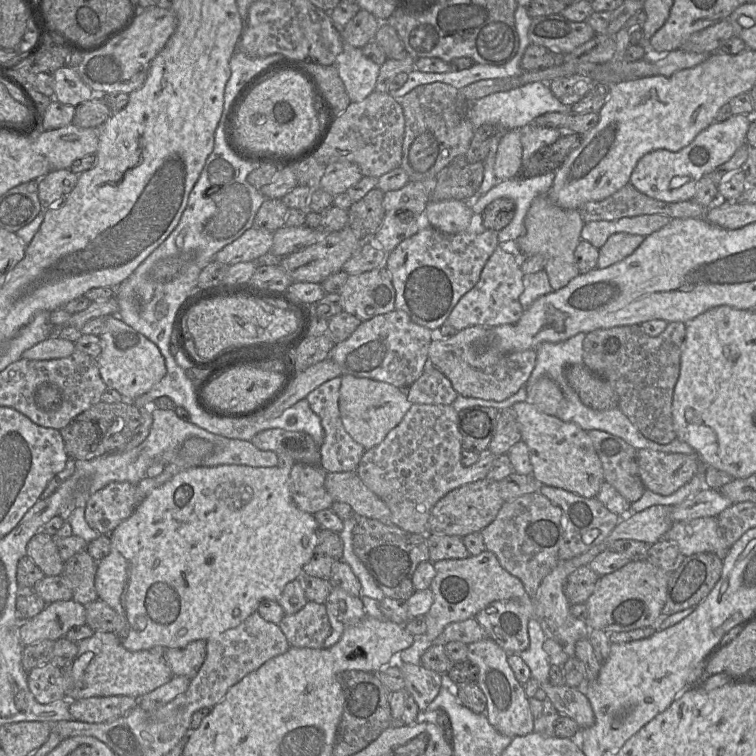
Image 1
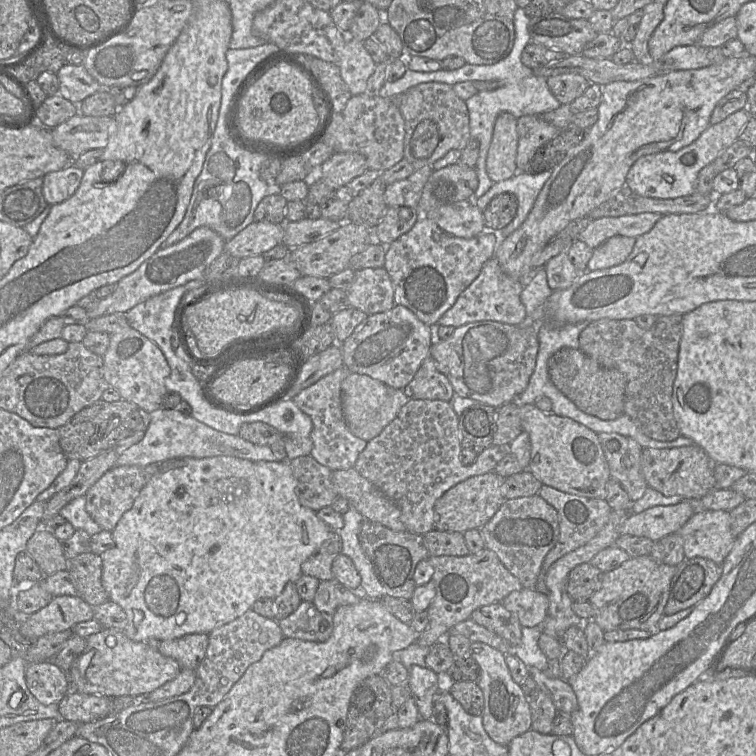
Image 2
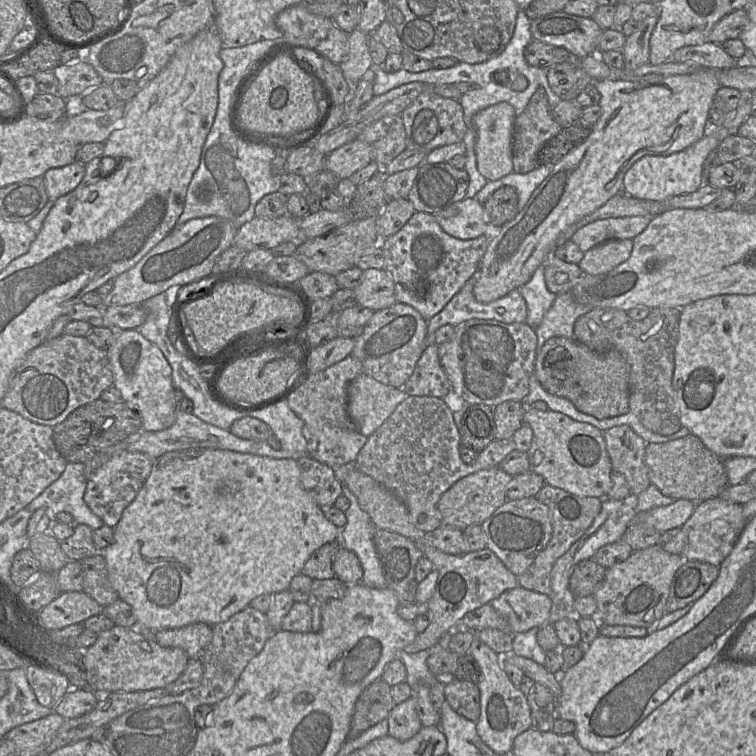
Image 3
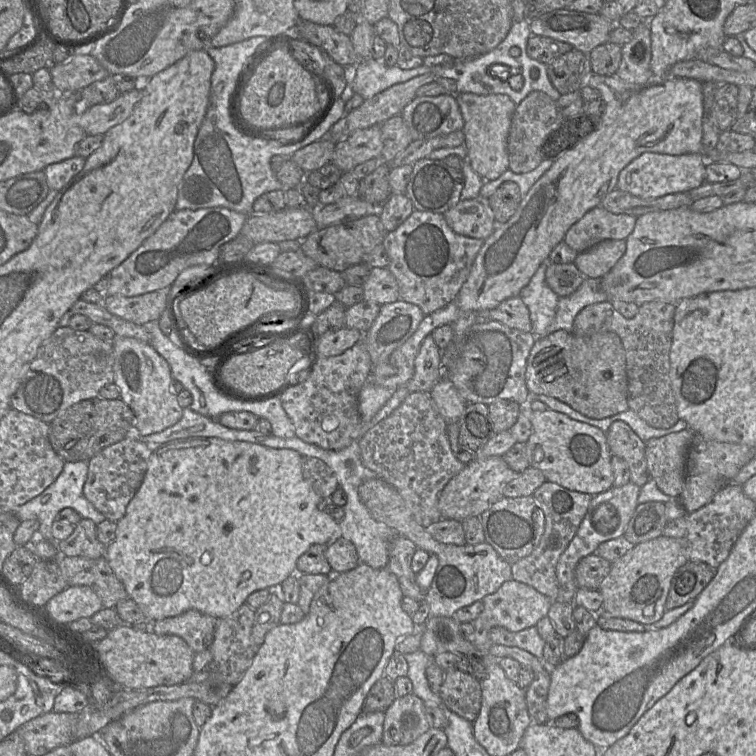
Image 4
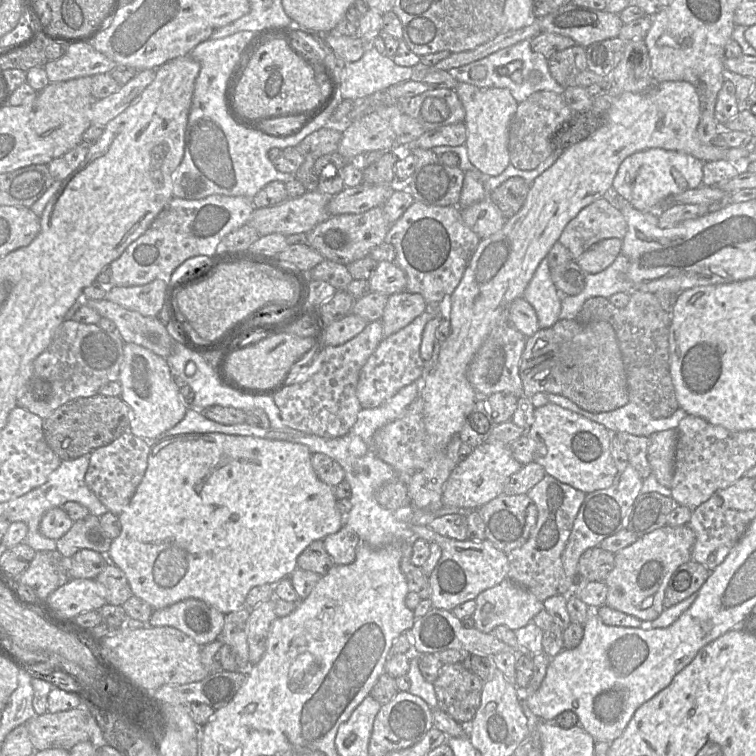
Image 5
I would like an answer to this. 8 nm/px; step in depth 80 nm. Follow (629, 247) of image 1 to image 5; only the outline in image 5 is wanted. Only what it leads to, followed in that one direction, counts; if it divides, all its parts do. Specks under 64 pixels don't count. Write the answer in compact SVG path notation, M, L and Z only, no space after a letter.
M610 238L592 245L576 263L587 274L597 274L609 267L621 253L622 240Z

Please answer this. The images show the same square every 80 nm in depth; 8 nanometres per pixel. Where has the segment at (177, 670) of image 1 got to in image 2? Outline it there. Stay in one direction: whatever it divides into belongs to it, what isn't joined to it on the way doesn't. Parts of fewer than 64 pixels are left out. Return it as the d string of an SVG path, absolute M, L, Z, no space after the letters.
M187 634L177 639L163 640L159 652L178 662L181 669L196 670L206 656L209 634Z

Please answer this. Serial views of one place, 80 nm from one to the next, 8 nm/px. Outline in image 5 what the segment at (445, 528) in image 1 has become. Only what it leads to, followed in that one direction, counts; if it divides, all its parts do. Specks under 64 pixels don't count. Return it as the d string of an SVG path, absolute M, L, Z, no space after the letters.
M488 442L473 448L467 458L459 461L444 483L441 501L446 507L478 510L481 506L503 493L510 478L523 465L517 462L503 442Z

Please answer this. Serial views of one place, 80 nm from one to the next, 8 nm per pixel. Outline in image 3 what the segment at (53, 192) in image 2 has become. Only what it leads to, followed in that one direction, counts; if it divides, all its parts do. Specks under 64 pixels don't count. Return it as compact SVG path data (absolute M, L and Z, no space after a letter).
M73 163L49 169L44 174L44 183L49 200L57 200L61 196L73 191L85 175L85 164Z

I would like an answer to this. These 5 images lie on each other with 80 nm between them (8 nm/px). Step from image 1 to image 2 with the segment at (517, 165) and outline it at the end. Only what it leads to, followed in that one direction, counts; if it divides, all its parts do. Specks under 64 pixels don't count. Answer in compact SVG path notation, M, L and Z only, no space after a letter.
M502 112L495 121L486 158L486 172L494 183L509 179L520 171L516 166L517 147L517 119Z

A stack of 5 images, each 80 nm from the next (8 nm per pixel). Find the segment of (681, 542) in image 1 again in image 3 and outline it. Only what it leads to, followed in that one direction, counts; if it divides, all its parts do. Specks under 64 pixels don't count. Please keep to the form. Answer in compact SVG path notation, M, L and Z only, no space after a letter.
M719 496L698 502L692 515L681 527L686 535L683 558L719 566L732 551L748 520L743 514L743 504Z

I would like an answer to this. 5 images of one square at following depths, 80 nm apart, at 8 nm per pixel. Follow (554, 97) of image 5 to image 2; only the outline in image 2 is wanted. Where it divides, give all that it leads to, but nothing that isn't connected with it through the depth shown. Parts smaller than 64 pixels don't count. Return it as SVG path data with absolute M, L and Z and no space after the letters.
M538 115L517 118L517 169L520 171L527 170L529 159L537 148L553 139L559 131L559 129L547 123Z

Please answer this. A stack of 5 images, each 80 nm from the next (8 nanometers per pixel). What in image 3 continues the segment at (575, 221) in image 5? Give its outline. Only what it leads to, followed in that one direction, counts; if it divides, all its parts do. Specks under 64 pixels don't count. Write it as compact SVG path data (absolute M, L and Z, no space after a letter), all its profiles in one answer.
M632 216L604 218L577 230L570 239L583 252L614 239L633 239L648 226L653 217Z

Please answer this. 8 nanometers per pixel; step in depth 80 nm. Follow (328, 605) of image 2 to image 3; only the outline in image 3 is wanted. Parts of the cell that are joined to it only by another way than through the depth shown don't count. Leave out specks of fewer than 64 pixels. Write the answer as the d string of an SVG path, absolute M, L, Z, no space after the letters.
M336 576L330 579L313 579L308 603L312 609L312 631L321 627L321 608L330 599L342 598L346 585Z

